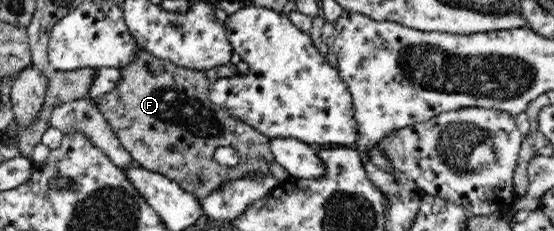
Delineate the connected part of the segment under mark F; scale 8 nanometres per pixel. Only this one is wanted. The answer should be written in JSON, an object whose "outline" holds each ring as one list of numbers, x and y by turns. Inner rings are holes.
{"outline":[[139,47,133,61,120,68,120,79,116,87,95,99,97,108,111,125,115,136,141,167,170,178,201,201,225,181,269,173,274,161,270,137,211,102,209,88,212,83,203,71,177,66,174,62,156,58],[221,146,231,146,237,150,240,156,239,166,226,167,215,161,213,154]]}

